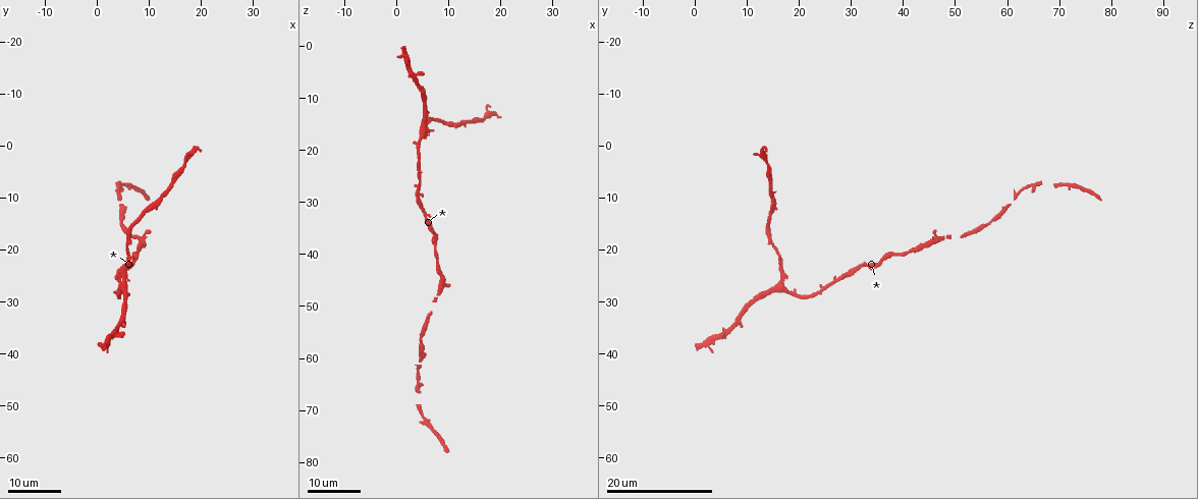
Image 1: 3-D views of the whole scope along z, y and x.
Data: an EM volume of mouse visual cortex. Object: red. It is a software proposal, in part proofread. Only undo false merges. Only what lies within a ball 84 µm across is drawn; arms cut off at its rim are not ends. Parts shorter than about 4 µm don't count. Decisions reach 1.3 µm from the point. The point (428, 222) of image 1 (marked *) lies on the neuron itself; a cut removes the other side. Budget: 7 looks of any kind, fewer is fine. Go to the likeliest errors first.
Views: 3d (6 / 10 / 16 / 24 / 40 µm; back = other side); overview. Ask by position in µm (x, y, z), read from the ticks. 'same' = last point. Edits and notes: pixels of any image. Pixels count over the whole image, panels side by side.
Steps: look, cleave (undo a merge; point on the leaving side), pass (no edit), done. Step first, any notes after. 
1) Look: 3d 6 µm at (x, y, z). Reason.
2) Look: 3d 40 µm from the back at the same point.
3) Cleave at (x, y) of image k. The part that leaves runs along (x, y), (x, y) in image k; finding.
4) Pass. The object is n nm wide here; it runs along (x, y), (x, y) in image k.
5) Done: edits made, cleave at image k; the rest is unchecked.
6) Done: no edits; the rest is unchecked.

Look: 3d 16 µm at (5.5, 26.0, 16.0).

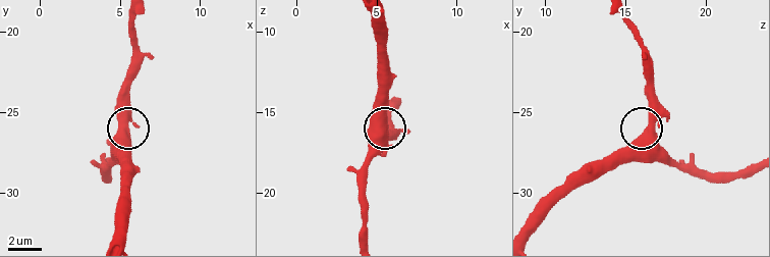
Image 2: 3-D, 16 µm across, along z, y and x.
Look: 3d 10 µm at (5.2, 26.3, 16.3).

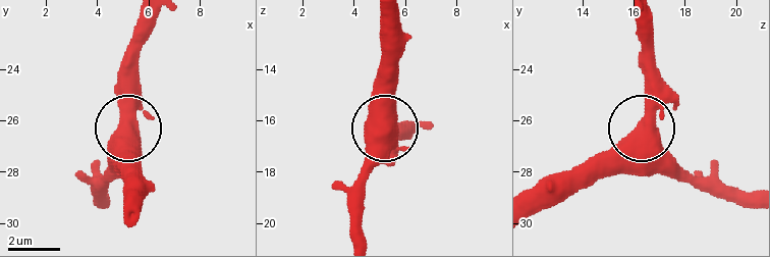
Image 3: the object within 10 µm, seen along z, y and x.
Pass. It runs along (749, 194), (709, 194), (644, 135), (587, 187) in image 3; continuous, no second neuron.

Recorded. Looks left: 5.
Look: 3d 24 µm at (8.5, 18.0, 47.5). Thick turns thin.

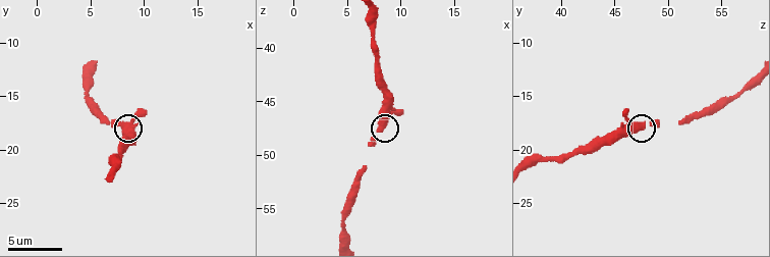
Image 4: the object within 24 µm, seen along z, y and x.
Look: 3d 10 µm at (8.2, 17.8, 47.4). Closer look.

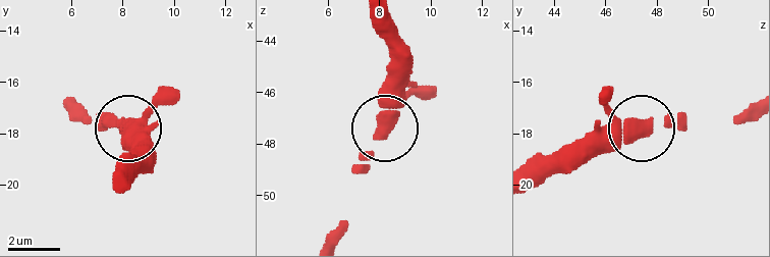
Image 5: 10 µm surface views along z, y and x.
Pass. All the same neuron.

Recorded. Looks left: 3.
Look: 3d 6 µm at (5.2, 15.8, 55.2). Sudden change in width.

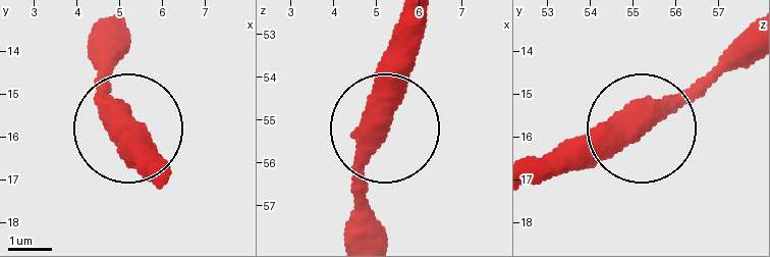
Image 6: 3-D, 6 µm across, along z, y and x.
Pass. The object is 510 nm wide here; it runs along (420, 22), (358, 205) in image 6; one neuron here.

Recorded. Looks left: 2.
Done: no edits; the rest is unchecked.

